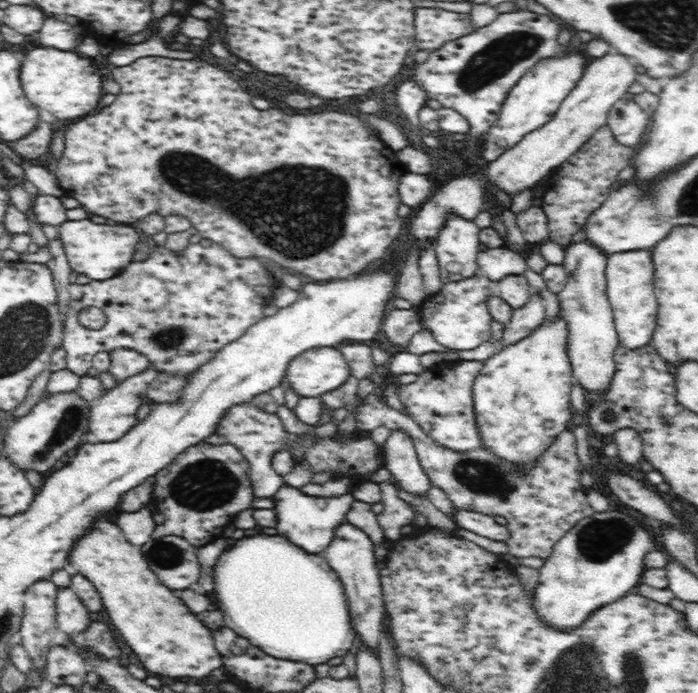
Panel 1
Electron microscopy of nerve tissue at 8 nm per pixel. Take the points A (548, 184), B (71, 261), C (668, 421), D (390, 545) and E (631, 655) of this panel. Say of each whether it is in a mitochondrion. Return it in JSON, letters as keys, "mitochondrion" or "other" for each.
{"A":"other","B":"other","C":"mitochondrion","D":"other","E":"mitochondrion"}

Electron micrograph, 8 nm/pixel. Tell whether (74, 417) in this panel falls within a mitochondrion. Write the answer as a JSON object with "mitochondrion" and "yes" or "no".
{"mitochondrion":"yes"}

